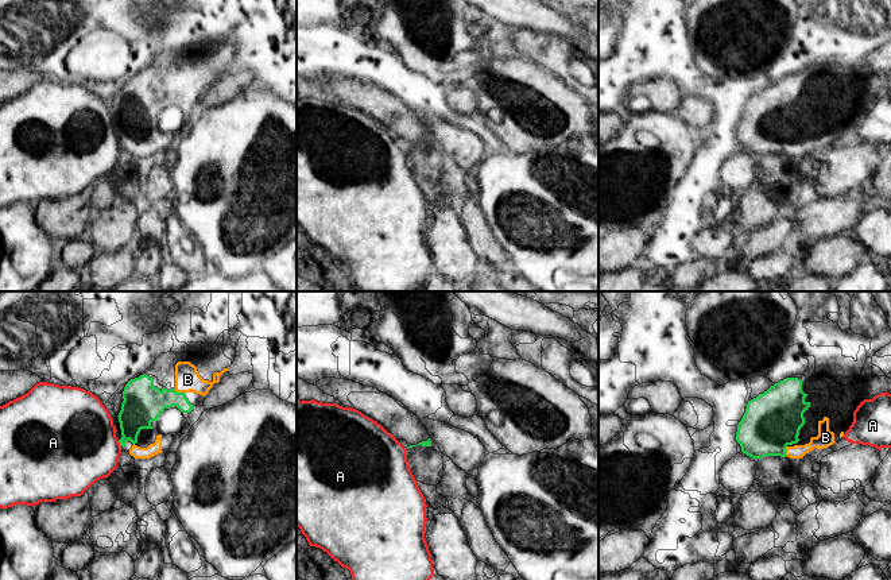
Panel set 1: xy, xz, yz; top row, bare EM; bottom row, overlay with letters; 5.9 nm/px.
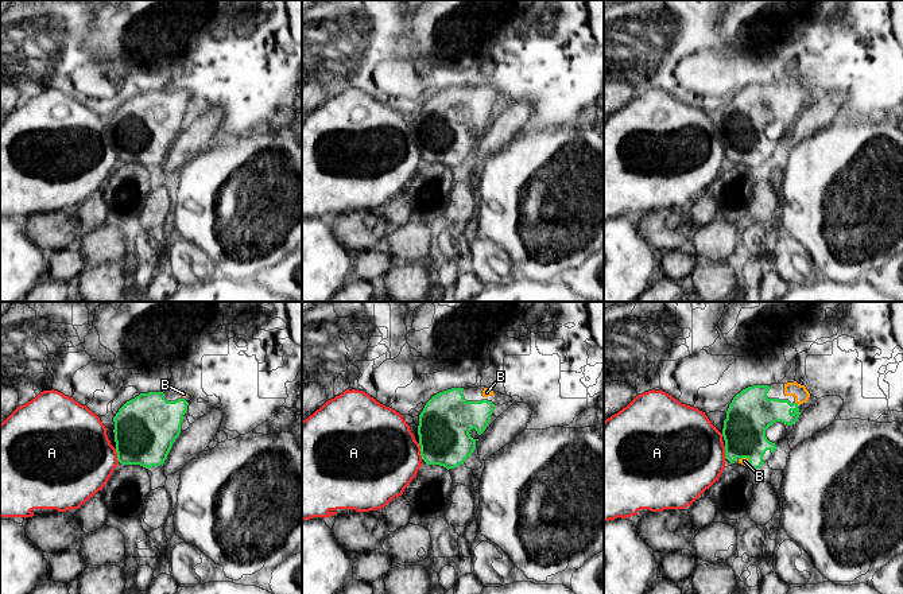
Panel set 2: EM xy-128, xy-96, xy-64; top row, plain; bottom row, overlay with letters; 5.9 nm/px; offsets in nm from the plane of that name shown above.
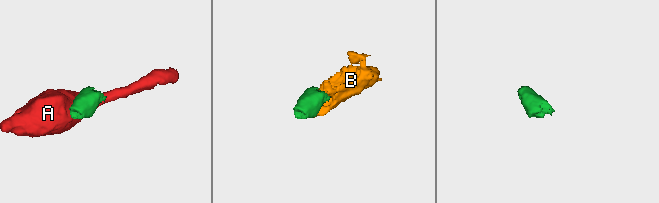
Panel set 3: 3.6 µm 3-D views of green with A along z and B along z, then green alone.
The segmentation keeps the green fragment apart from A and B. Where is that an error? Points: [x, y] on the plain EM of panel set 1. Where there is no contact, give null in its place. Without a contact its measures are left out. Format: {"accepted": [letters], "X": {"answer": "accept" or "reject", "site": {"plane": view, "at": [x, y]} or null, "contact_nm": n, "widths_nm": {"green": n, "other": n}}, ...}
{"accepted": ["B"], "A": {"answer": "reject", "site": {"plane": "xy", "at": [120, 142]}, "contact_nm": 50, "widths_nm": {"green": 220, "other": 460}}, "B": {"answer": "accept", "site": {"plane": "xy", "at": [179, 91]}, "contact_nm": 80, "widths_nm": {"green": 240, "other": 150}}}

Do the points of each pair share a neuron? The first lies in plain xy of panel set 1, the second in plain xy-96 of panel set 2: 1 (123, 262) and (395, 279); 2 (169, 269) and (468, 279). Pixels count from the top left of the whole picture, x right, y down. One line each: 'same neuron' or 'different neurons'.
1: same neuron
2: same neuron

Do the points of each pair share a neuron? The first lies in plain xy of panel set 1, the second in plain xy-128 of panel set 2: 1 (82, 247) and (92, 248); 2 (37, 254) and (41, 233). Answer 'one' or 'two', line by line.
1: two
2: two

